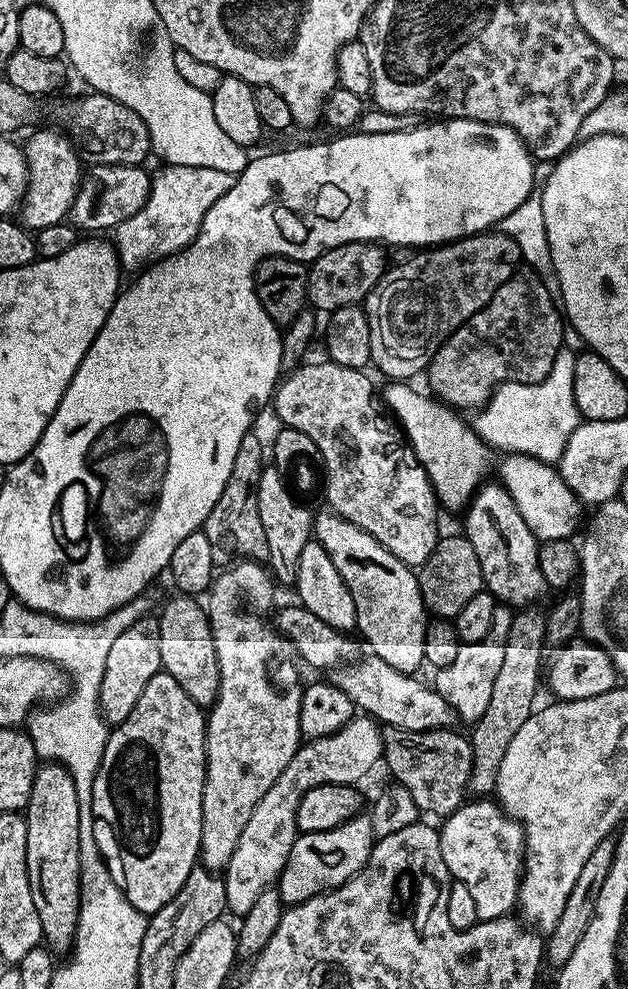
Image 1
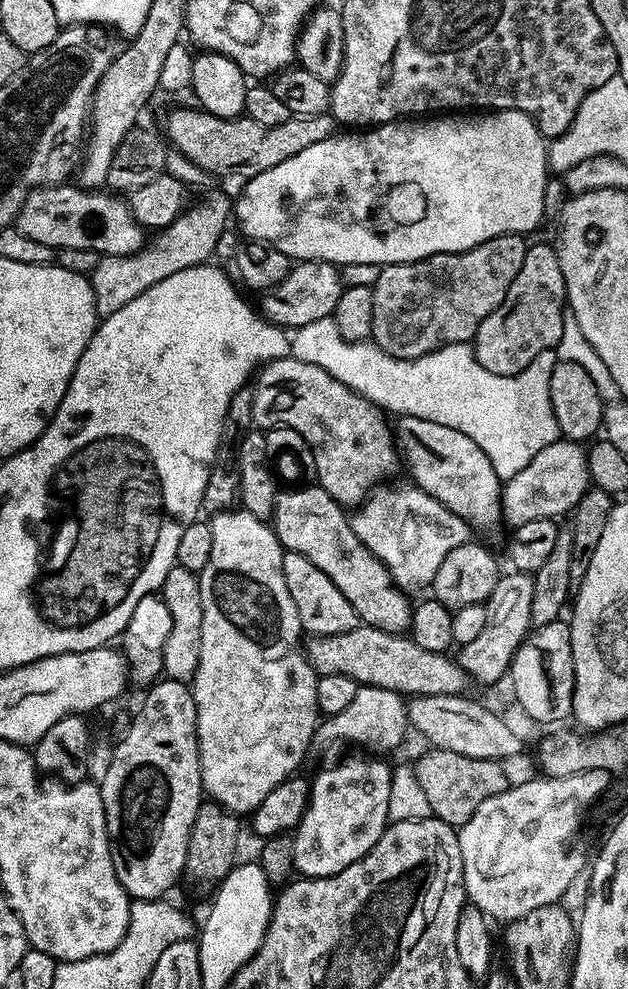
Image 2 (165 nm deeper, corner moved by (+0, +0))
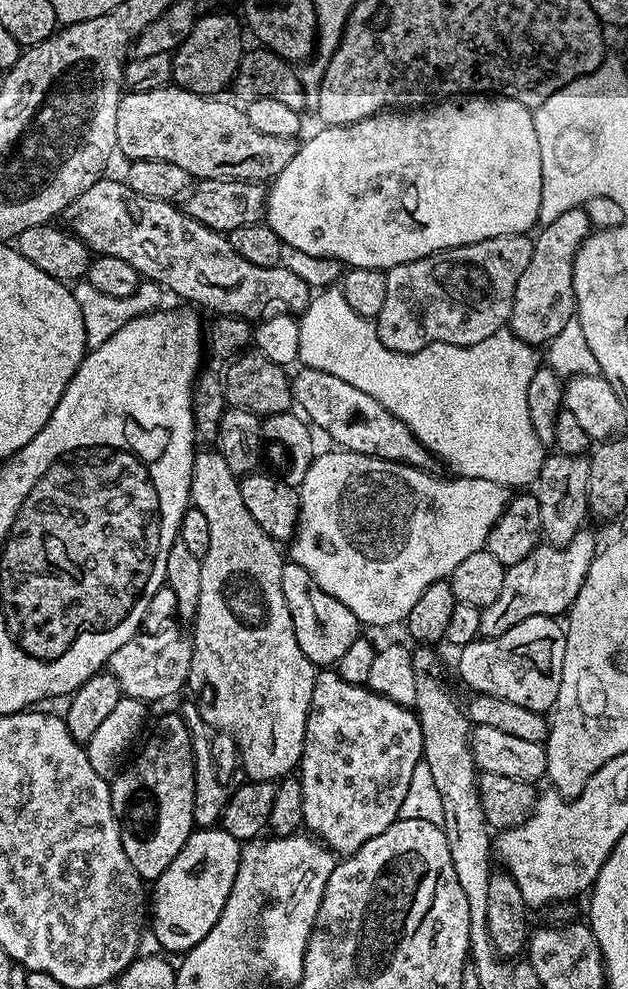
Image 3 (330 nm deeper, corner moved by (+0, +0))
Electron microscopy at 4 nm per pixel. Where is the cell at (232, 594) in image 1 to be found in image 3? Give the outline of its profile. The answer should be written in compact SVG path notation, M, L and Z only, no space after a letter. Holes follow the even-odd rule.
M200 450L200 451L197 451L197 454L196 454L196 457L195 457L195 458L194 458L194 466L193 466L193 467L192 467L192 495L191 495L191 497L190 497L190 500L191 500L191 503L192 503L192 504L193 504L193 505L194 505L194 506L195 506L195 507L196 507L196 508L197 508L197 509L198 509L198 510L202 510L202 515L203 515L203 516L204 516L204 517L206 517L206 522L210 522L210 550L206 550L206 554L205 554L205 555L204 555L204 557L203 557L203 558L202 558L202 559L201 559L201 561L200 561L200 565L201 565L201 566L202 566L202 591L201 591L201 592L199 592L199 593L198 593L198 606L197 606L197 607L196 607L196 618L195 618L195 621L194 621L194 627L196 627L196 629L194 629L194 630L193 630L193 632L190 632L190 636L191 636L191 641L192 641L192 670L193 670L193 673L195 673L195 675L196 675L196 676L197 676L197 677L198 677L198 676L199 676L199 675L200 675L200 676L201 676L201 678L202 678L202 679L204 679L204 680L205 680L205 682L206 682L206 683L208 683L208 688L209 688L209 690L210 690L210 691L212 691L212 716L213 716L213 718L214 718L214 719L216 719L216 724L217 724L217 726L218 726L218 727L220 727L220 728L221 728L221 730L222 730L222 731L224 731L224 732L229 732L229 734L230 734L230 735L232 735L232 740L233 740L233 742L234 742L234 743L236 743L236 748L237 748L237 750L238 750L238 751L240 751L240 764L241 764L241 766L242 766L242 767L244 767L244 772L245 772L245 774L246 774L246 775L245 775L245 777L247 777L247 779L248 779L248 780L270 780L270 781L273 781L273 782L276 782L276 781L279 781L279 780L280 780L280 779L281 779L281 778L283 778L283 777L285 777L285 776L287 776L287 775L289 775L289 774L292 774L292 773L295 773L295 772L296 772L296 771L297 771L297 769L299 769L299 767L300 767L300 759L301 759L301 758L302 758L302 754L303 754L303 753L304 753L304 735L305 735L305 734L306 734L306 718L307 718L307 717L308 717L308 712L309 712L309 710L310 710L310 694L314 694L314 678L315 678L315 677L316 677L316 673L317 673L317 671L318 671L318 668L317 668L317 665L314 665L314 664L312 664L312 663L311 663L311 662L310 662L310 658L306 658L306 654L302 654L302 646L298 646L298 638L294 638L294 622L293 622L293 621L292 621L292 619L291 619L291 618L290 618L290 610L289 610L289 609L288 609L288 607L287 607L287 606L286 606L286 598L285 598L285 597L284 597L284 591L283 591L283 590L282 590L282 577L284 577L284 569L285 569L285 567L286 567L286 560L285 560L285 557L284 557L284 556L283 556L283 555L282 555L282 552L281 552L281 556L282 556L282 557L280 557L280 552L279 552L279 550L278 550L278 549L276 549L276 548L279 548L279 547L278 547L278 544L277 544L277 541L275 541L275 540L271 540L271 538L269 538L269 537L268 537L268 535L266 535L266 534L265 534L265 533L264 533L264 531L263 531L263 530L262 530L262 526L258 526L258 522L254 522L254 518L250 518L250 510L246 510L246 506L245 506L245 504L244 504L244 503L242 503L242 490L241 490L241 489L240 489L240 480L239 480L239 479L238 479L238 477L236 477L236 475L234 475L234 473L232 473L232 471L231 471L231 470L230 470L230 466L226 466L226 458L222 458L222 454L221 454L221 453L220 453L220 451L218 451L218 450L211 450L211 451L212 451L212 452L204 452L204 450Z

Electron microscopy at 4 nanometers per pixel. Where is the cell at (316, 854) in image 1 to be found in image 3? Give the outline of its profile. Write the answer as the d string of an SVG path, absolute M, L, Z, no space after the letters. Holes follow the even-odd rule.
M334 670L317 671L314 678L314 694L310 694L310 710L306 718L306 734L304 735L304 753L300 759L298 779L302 786L302 814L304 815L304 828L320 843L325 844L341 857L351 856L357 852L370 838L378 838L386 826L390 826L400 815L402 798L406 798L406 789L410 787L410 777L414 774L414 766L424 759L422 746L422 726L412 708L402 706L398 702L390 702L390 698L382 698L382 694L372 692L367 686L346 682Z

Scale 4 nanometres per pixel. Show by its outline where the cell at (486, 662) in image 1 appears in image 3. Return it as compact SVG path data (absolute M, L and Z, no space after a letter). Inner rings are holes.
M581 530L574 534L571 542L561 548L541 542L534 550L530 550L530 554L526 554L526 558L522 558L522 562L507 568L498 598L494 598L494 602L490 602L490 606L482 610L480 636L484 638L501 636L506 634L506 630L510 630L510 626L526 622L526 618L535 616L556 618L571 608L574 598L578 598L578 590L582 590L582 582L586 582L590 562L594 562L598 551L596 536L588 531Z

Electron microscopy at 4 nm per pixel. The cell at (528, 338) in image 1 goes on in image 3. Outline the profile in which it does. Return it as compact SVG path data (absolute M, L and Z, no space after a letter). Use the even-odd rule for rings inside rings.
M579 207L567 210L566 214L559 215L554 222L543 225L535 233L530 262L526 270L522 270L522 278L518 278L518 287L514 290L510 321L510 331L522 338L522 342L547 346L552 340L559 340L567 333L564 331L568 323L573 323L576 314L574 258L593 228L585 209Z

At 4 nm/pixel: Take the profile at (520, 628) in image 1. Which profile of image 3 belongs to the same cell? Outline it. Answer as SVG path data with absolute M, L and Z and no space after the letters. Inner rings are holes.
M548 454L534 485L534 495L540 505L538 510L542 517L541 537L556 548L566 546L584 527L584 519L589 519L588 494L590 470L588 456L562 456Z

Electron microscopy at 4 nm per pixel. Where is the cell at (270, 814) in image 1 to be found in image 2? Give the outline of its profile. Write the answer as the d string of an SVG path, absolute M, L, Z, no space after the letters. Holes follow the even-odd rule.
M361 686L346 710L319 721L314 740L317 745L357 744L360 747L357 749L367 750L372 754L388 754L384 752L394 751L403 742L407 732L410 732L410 725L405 697L394 690Z

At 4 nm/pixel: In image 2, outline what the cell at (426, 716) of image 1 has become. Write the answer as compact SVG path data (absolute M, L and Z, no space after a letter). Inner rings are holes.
M413 696L407 701L408 722L434 748L454 750L466 758L486 758L508 762L520 752L520 736L500 716L495 716L484 704L463 696Z

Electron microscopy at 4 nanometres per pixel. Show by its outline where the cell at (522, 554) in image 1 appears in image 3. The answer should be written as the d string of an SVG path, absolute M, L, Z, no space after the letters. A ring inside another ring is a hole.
M301 367L299 371L297 376L291 377L295 407L317 429L320 427L336 443L333 445L339 446L346 452L377 456L383 460L402 462L415 468L428 470L433 467L432 451L422 446L422 442L418 442L418 438L410 430L410 426L394 418L394 414L390 414L390 410L386 410L382 402L377 402L375 398L370 398L370 394L350 386L350 382L334 378L334 374L305 367Z

